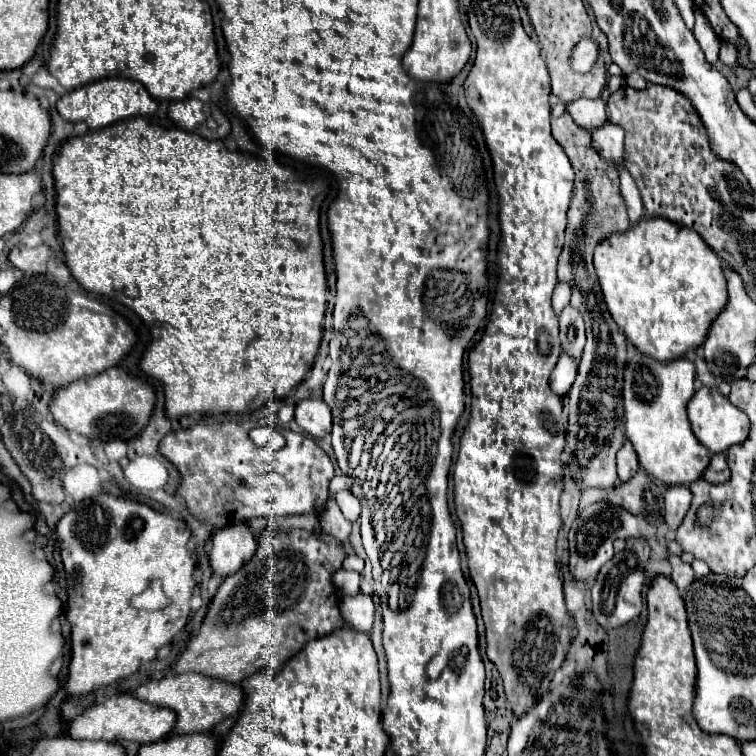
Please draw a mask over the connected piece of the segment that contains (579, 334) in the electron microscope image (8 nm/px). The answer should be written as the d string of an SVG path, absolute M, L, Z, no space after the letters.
M564 312L560 316L560 330L562 330L562 350L570 352L570 356L580 360L586 336L584 336L584 322L578 316L578 312Z

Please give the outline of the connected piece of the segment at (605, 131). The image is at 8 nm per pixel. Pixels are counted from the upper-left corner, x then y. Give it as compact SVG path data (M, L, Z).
M606 122L602 128L596 128L592 132L594 136L594 148L596 152L610 162L614 168L622 166L626 156L624 156L624 130L620 126L614 126Z

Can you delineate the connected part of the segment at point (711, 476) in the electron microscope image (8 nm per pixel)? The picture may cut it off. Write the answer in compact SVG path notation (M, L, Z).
M726 454L722 456L712 456L712 462L708 466L708 470L704 472L704 480L712 482L712 484L722 484L730 478L730 468L728 468L728 458Z

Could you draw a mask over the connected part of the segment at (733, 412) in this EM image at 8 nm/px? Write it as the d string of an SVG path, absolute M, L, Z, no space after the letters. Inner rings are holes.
M702 386L700 390L696 390L696 396L688 404L688 420L690 420L690 426L694 430L694 436L712 454L720 454L720 452L726 452L734 444L742 444L748 438L748 434L750 434L748 416L742 410L734 408L730 404L730 400L724 398L716 388Z

